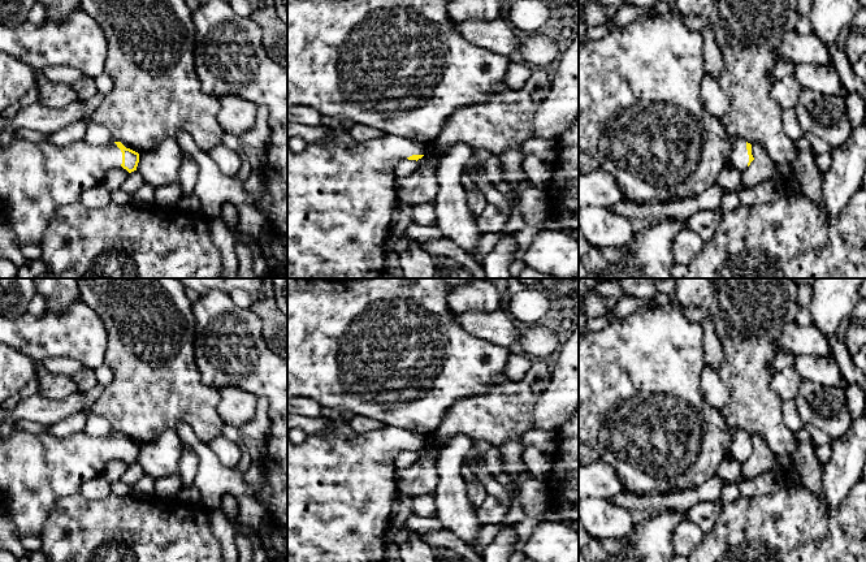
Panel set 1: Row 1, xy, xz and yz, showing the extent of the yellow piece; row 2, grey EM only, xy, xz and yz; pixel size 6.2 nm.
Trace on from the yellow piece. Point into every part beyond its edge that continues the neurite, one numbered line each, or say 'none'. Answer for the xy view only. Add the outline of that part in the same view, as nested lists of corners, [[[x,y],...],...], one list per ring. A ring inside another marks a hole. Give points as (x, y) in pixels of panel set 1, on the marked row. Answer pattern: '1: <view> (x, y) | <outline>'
1: xy (35, 178) | [[[13,135],[9,144],[0,143],[0,220],[14,230],[20,243],[40,245],[59,207],[79,202],[81,194],[101,183],[109,169],[122,168],[117,142],[113,139],[109,144],[96,147],[82,139],[56,146]]]

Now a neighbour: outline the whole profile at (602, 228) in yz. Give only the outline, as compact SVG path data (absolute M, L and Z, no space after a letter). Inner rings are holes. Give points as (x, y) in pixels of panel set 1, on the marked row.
M602 207L580 209L579 229L594 247L624 247L636 234L628 219Z

